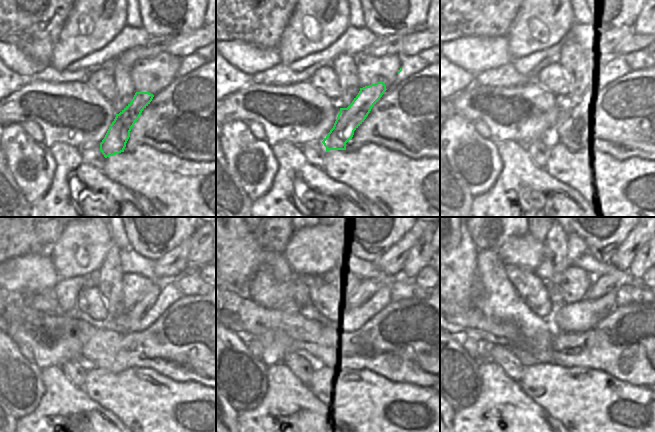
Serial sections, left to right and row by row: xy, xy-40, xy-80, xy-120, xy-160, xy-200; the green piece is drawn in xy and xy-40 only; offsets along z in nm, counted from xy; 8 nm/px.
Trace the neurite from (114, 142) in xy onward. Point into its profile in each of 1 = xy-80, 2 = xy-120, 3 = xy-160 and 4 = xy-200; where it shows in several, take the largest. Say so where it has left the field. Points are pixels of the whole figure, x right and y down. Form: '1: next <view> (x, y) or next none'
1: next xy-80 (576, 106)
2: next xy-120 (149, 308)
3: next xy-160 (378, 294)
4: next xy-200 (600, 300)

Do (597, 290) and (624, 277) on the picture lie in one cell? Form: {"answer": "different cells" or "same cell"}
{"answer": "same cell"}

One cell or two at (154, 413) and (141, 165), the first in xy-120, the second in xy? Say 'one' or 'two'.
one

